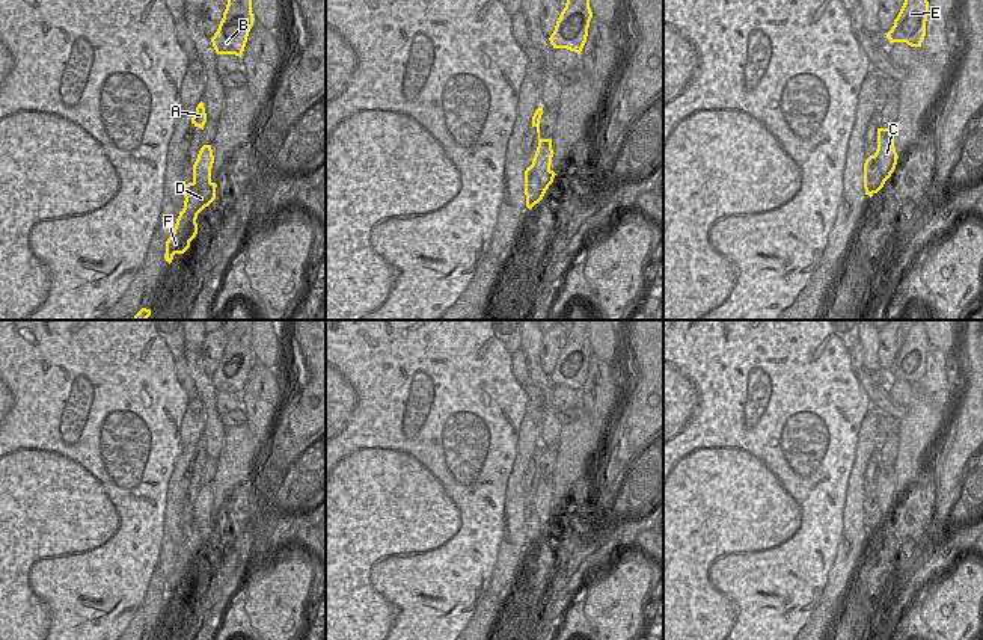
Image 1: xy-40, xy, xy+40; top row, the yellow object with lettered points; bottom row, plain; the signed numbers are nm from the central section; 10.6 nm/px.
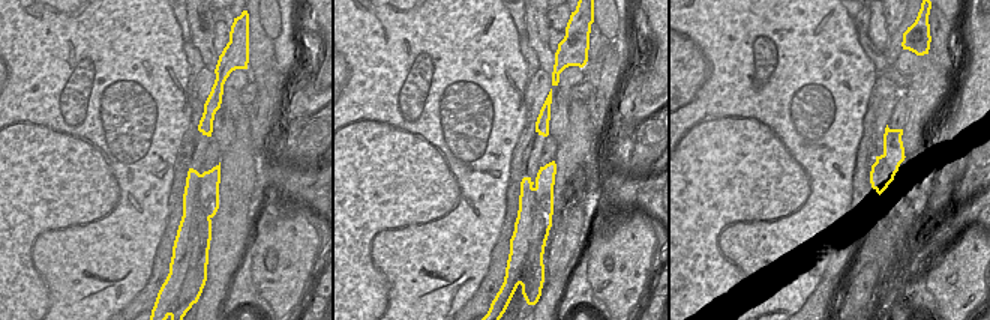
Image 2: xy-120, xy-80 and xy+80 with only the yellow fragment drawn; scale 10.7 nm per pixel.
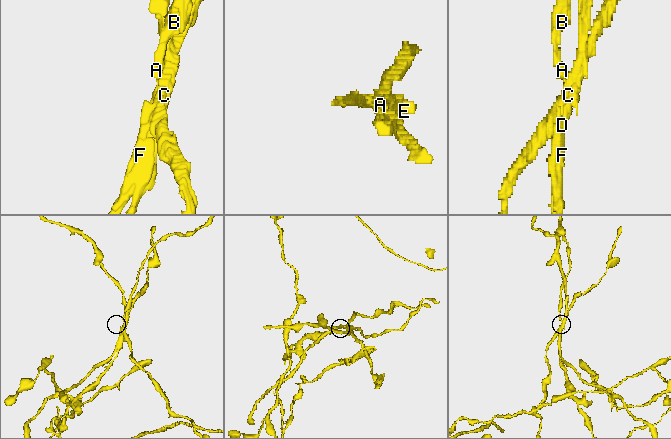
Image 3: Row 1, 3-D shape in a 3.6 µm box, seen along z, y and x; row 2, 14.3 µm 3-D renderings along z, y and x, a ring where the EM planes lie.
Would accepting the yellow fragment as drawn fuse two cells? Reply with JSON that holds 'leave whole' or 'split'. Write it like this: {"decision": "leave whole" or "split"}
{"decision": "split"}

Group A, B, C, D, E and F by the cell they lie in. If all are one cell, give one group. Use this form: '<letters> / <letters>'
A B E / C D F

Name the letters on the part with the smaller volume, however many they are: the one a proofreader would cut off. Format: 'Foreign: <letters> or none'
Foreign: A, B, E

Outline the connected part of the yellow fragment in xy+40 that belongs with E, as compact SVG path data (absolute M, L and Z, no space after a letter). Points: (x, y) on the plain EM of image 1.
M914 320L905 341L888 371L891 380L906 380L911 385L921 385L926 374L929 340L923 320Z

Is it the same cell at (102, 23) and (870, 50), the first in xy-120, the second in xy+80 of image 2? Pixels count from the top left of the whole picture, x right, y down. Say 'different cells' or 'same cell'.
different cells

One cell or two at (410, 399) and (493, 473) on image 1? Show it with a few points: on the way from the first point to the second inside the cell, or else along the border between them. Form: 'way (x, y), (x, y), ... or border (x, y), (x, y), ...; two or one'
way (431, 420), (472, 461); one

